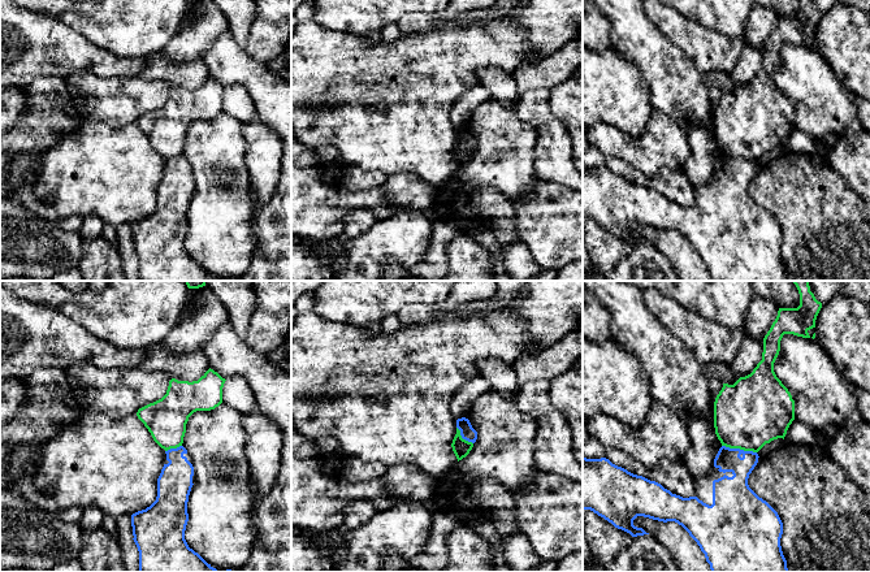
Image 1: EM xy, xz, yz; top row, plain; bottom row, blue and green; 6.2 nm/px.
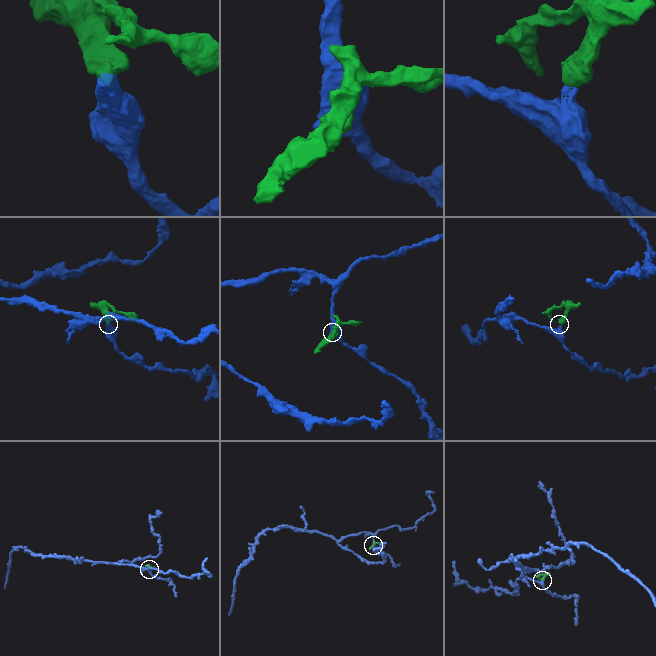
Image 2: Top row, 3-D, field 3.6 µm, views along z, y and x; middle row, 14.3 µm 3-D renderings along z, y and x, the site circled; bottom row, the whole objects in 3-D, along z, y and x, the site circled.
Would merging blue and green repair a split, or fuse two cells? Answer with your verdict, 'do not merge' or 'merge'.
do not merge

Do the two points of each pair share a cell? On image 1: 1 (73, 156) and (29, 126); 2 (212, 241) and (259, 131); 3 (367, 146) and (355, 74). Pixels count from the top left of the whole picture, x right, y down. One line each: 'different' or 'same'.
1: different
2: different
3: same

